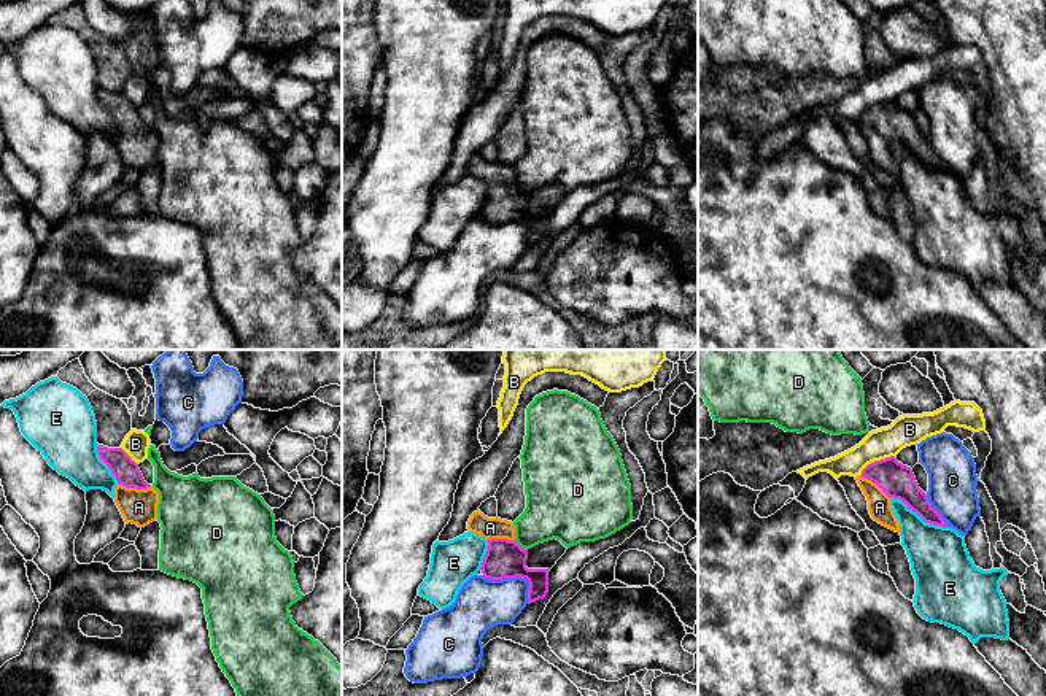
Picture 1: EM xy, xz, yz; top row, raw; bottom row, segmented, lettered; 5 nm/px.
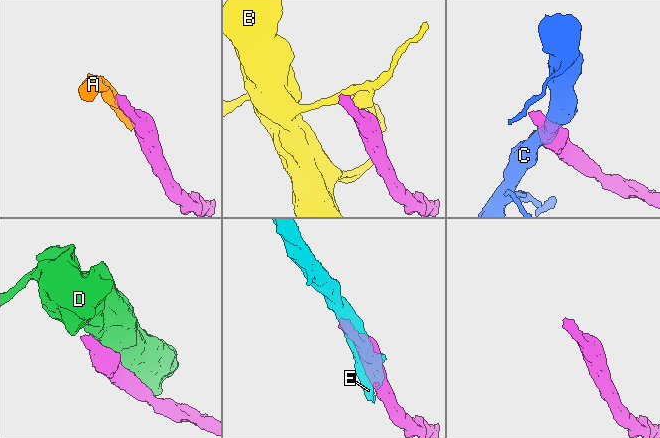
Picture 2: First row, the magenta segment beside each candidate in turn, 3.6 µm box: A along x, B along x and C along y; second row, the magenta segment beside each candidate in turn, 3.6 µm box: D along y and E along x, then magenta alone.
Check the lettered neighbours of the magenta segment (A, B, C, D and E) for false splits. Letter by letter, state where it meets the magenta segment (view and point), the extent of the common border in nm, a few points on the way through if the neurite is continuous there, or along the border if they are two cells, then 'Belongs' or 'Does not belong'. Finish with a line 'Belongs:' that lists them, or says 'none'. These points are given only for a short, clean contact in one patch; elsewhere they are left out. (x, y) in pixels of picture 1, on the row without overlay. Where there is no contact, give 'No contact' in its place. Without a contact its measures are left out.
A: Touches magenta at xy (135, 131). Shared border 170 nm. Belongs
B: Touches magenta at yz (876, 105). Shared border 200 nm. Boundary: yz (894, 99), (871, 105), (860, 118). Does not belong
C: Touches magenta at xz (515, 220). Shared border 280 nm. Boundary: xz (482, 220), (490, 223), (523, 221), (528, 228), (528, 247). Does not belong
D: Touches magenta at xz (519, 189). Shared border 90 nm. Does not belong
E: Touches magenta at yz (921, 161). Shared border 340 nm. Does not belong
Belongs: A

